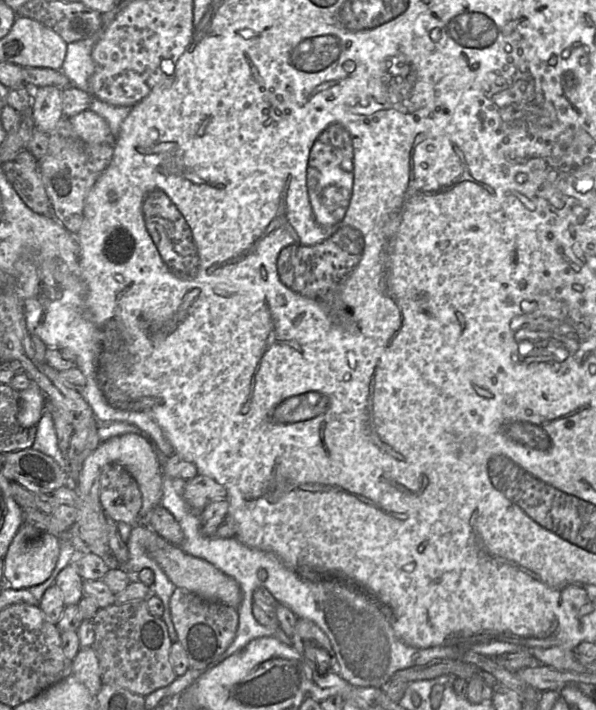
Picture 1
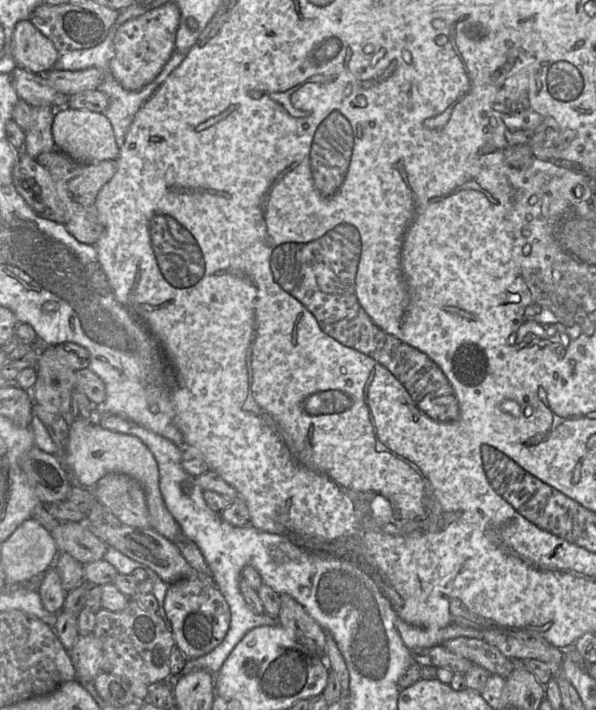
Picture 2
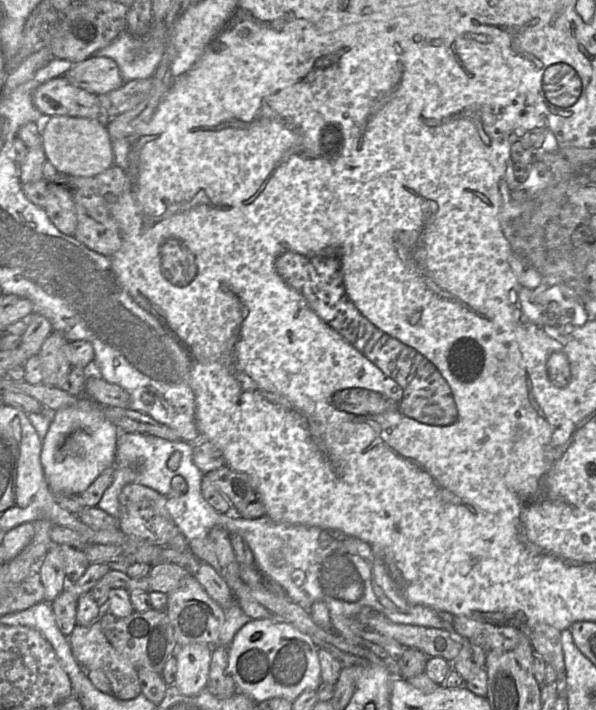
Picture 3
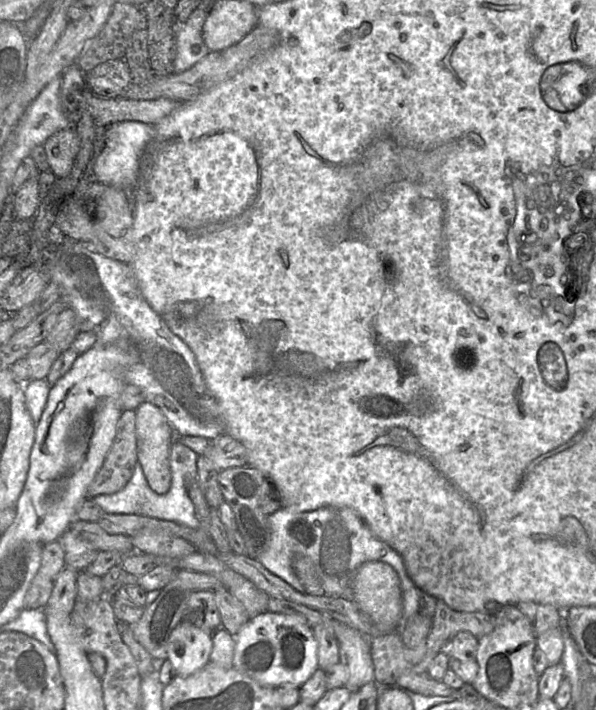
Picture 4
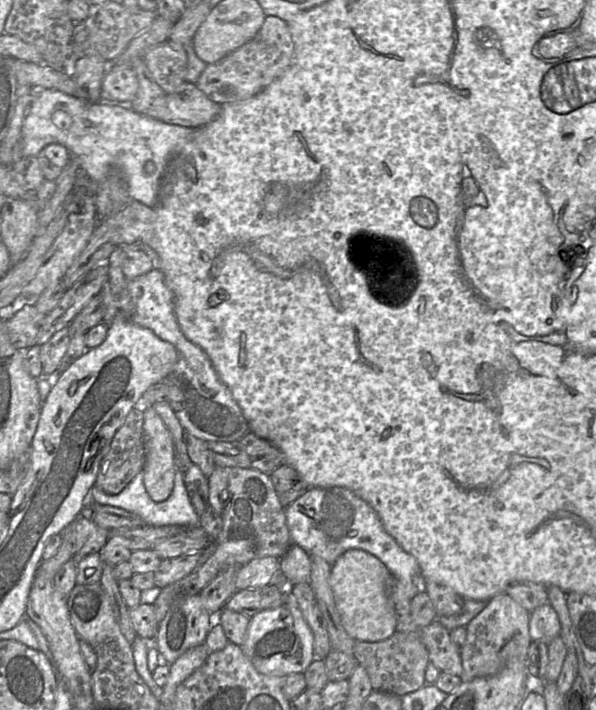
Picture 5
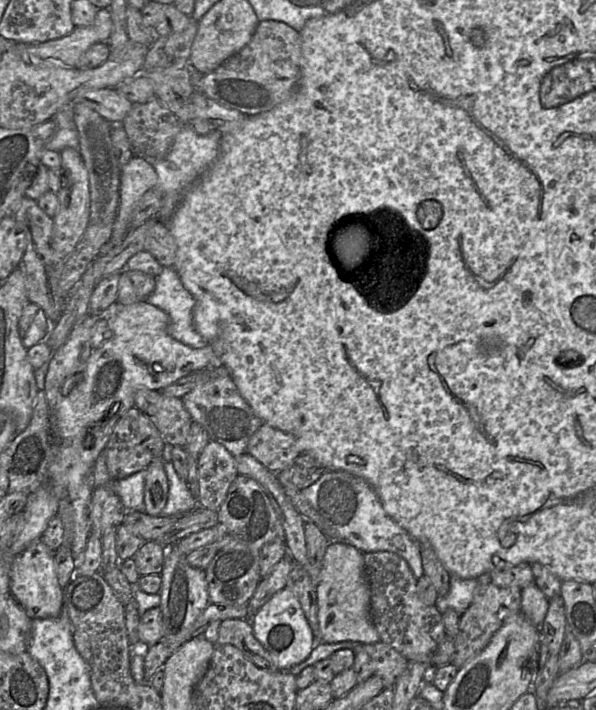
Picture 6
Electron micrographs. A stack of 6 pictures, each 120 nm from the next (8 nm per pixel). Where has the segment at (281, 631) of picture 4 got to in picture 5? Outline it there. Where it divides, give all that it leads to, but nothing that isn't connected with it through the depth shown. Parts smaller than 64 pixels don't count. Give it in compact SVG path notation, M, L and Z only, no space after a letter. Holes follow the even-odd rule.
M286 590L282 592L286 594L279 607L262 610L251 617L247 637L241 649L258 672L287 677L291 674L305 673L314 661L314 635L295 596Z

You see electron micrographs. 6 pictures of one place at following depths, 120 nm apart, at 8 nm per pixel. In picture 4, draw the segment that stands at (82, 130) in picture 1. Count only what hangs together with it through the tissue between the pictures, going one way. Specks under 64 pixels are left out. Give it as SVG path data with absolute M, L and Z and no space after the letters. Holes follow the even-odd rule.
M73 126L58 131L43 144L50 170L57 178L71 173L75 157L79 151L79 138Z

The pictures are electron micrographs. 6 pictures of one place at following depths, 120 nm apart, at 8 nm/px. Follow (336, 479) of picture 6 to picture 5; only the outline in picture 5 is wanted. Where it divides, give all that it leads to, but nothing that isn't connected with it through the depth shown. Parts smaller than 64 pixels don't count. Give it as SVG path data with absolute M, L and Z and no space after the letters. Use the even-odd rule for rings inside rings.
M343 487L308 489L292 504L285 508L286 524L288 526L291 545L298 545L310 556L319 556L331 566L347 550L361 549L377 557L389 569L405 588L406 594L412 600L420 592L426 592L425 579L417 559L406 552L397 541L384 529L375 510L354 492Z

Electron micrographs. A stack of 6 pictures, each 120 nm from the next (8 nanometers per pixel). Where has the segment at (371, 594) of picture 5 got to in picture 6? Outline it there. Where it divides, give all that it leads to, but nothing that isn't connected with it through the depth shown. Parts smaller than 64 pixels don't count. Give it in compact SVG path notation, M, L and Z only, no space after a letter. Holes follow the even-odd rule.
M329 541L315 590L321 642L356 641L370 644L380 641L370 616L371 592L365 574L364 554L359 549L346 543Z

